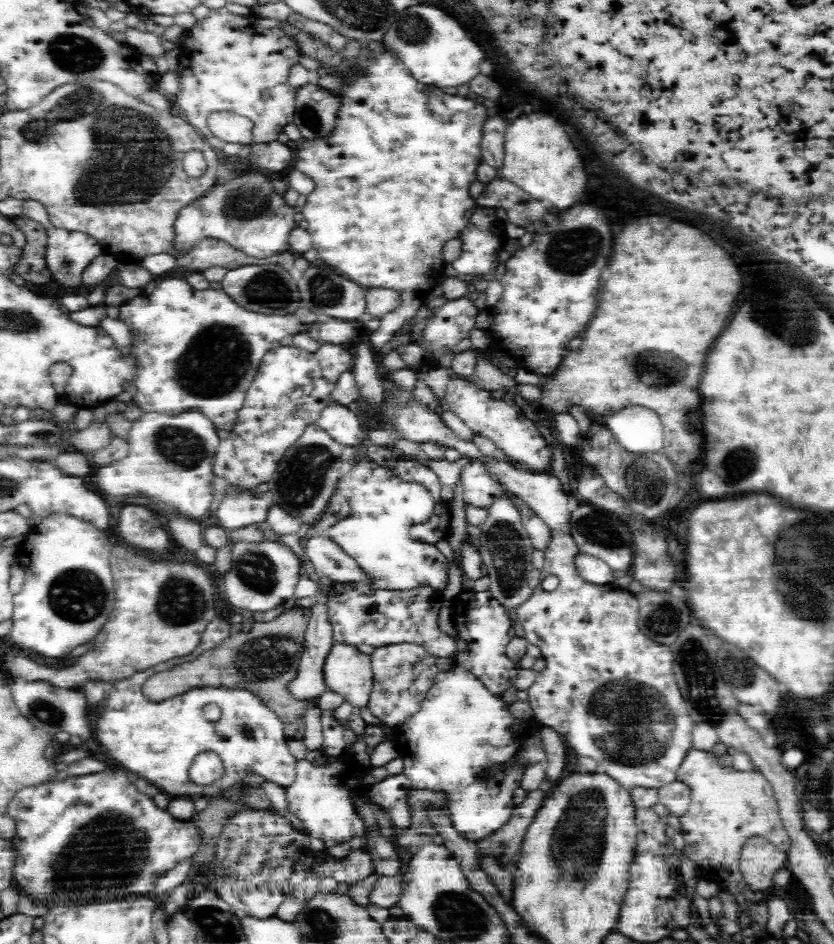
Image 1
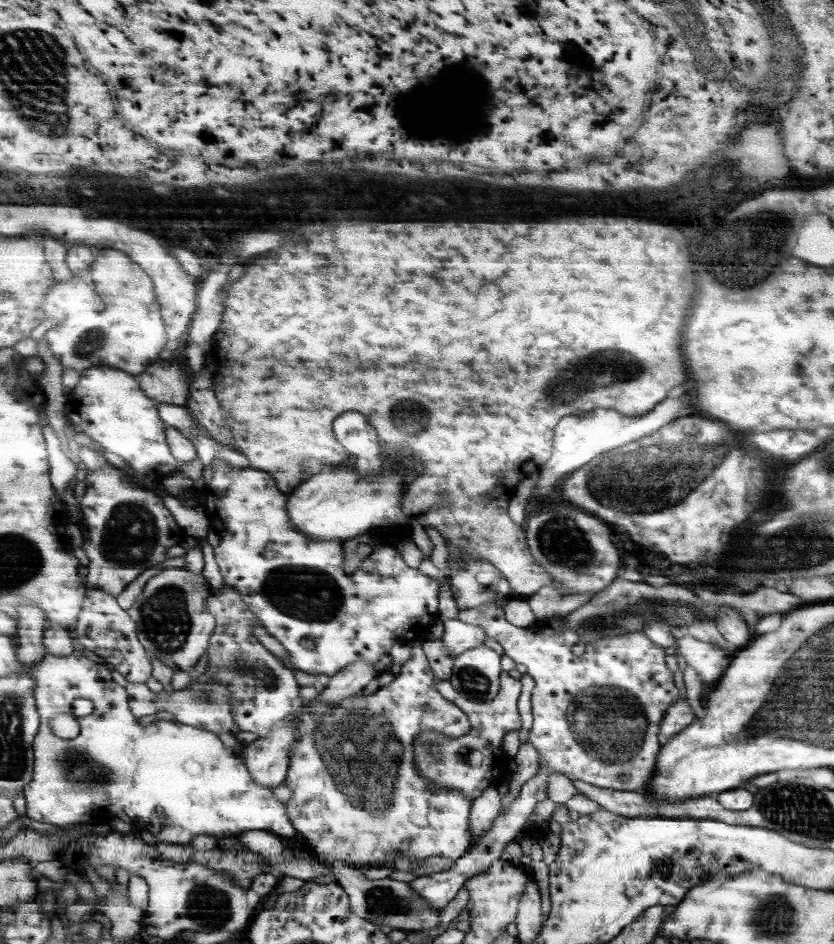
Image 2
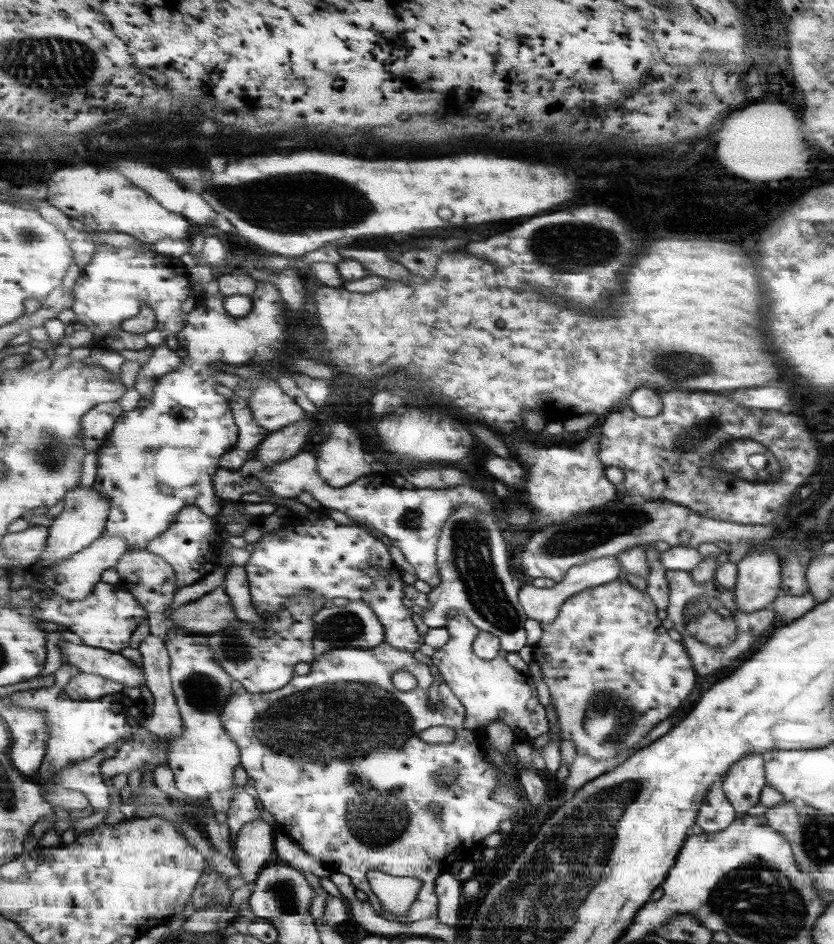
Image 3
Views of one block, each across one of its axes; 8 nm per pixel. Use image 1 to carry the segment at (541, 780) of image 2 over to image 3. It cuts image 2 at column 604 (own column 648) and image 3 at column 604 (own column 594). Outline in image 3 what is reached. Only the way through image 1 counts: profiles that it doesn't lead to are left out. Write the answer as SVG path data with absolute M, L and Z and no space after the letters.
M625 576L571 596L569 602L563 604L559 618L551 624L541 624L541 628L543 636L531 656L543 672L545 686L551 690L561 738L573 744L577 756L609 762L631 754L639 740L647 736L647 730L667 720L667 714L671 714L693 688L695 672L687 650L683 650L685 646L669 640L667 630L655 618L655 602L645 594L641 584Z

